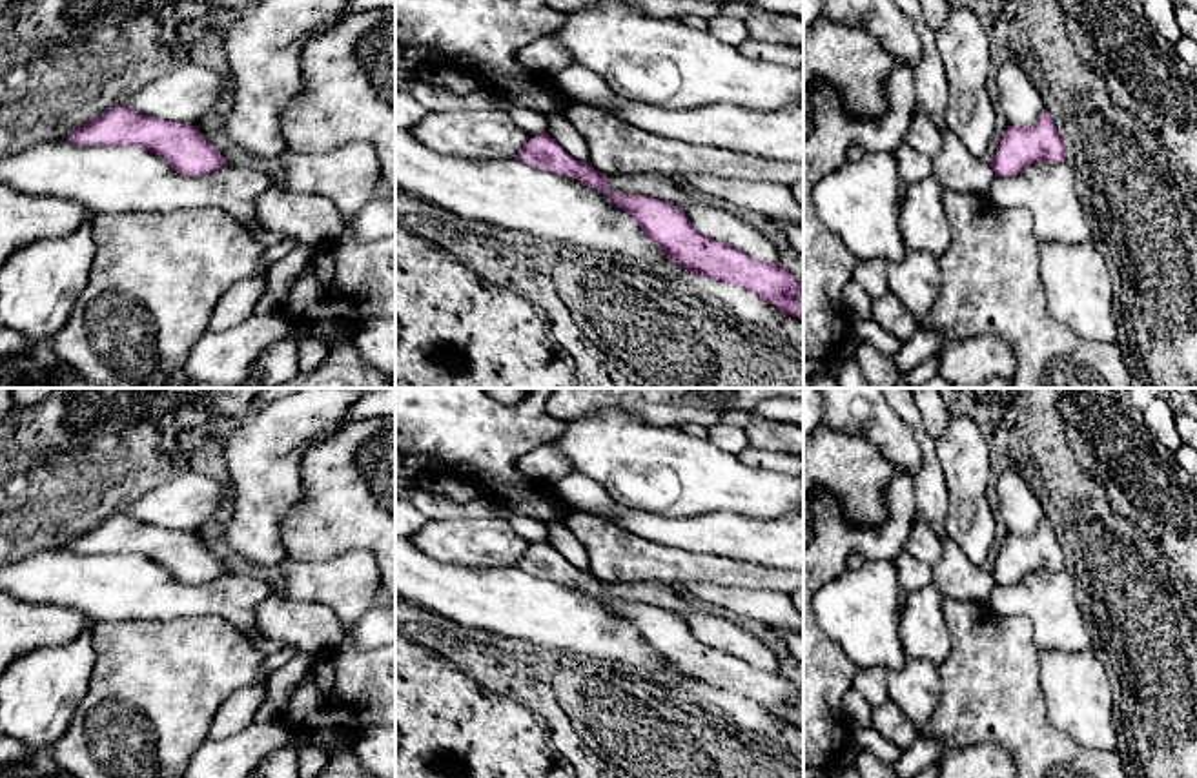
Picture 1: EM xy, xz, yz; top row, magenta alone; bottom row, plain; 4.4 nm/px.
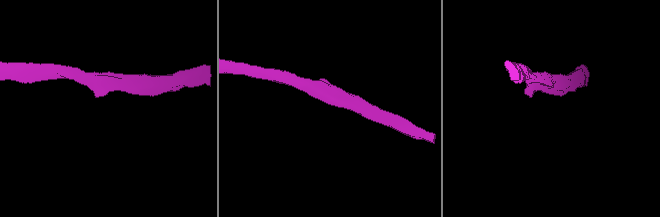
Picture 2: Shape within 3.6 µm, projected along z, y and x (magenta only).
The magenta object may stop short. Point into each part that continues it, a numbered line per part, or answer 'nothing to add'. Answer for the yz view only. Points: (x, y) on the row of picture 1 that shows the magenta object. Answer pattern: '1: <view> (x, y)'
1: yz (955, 168)

